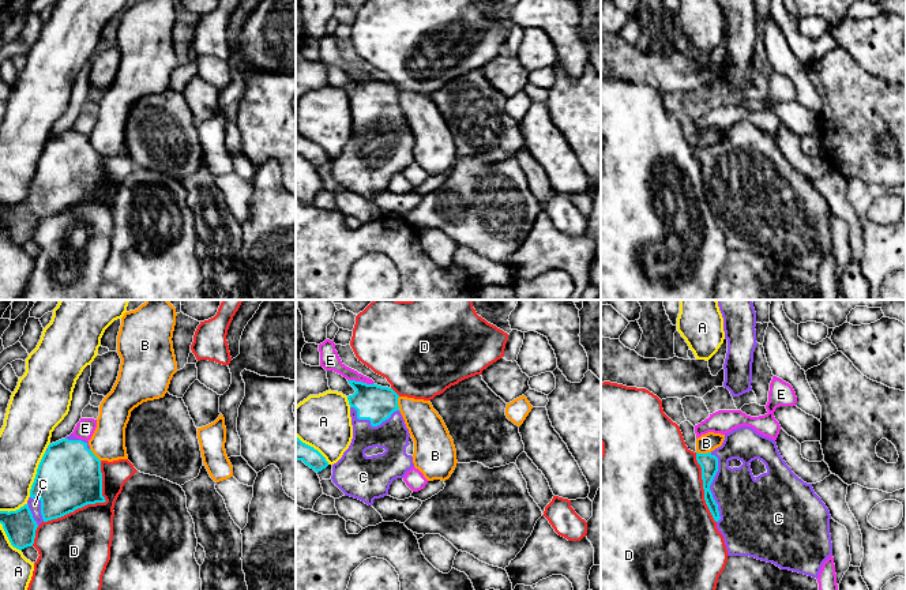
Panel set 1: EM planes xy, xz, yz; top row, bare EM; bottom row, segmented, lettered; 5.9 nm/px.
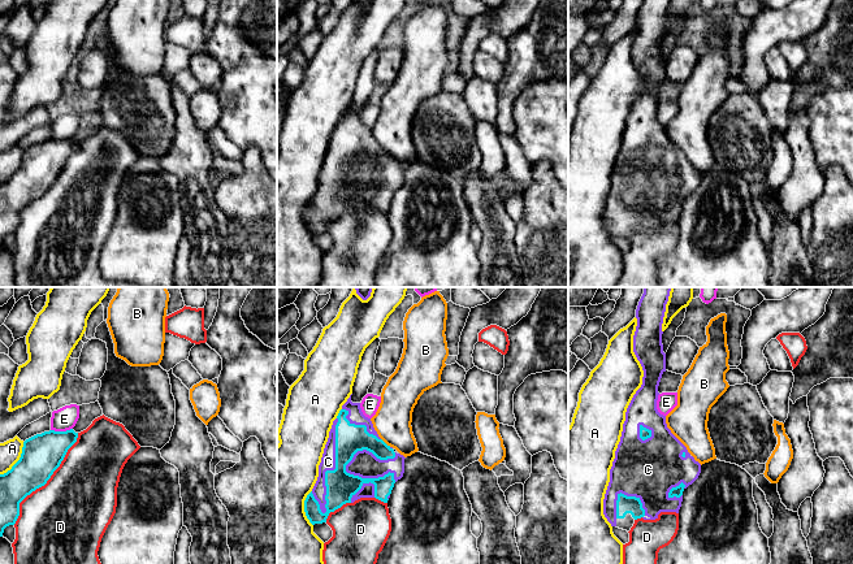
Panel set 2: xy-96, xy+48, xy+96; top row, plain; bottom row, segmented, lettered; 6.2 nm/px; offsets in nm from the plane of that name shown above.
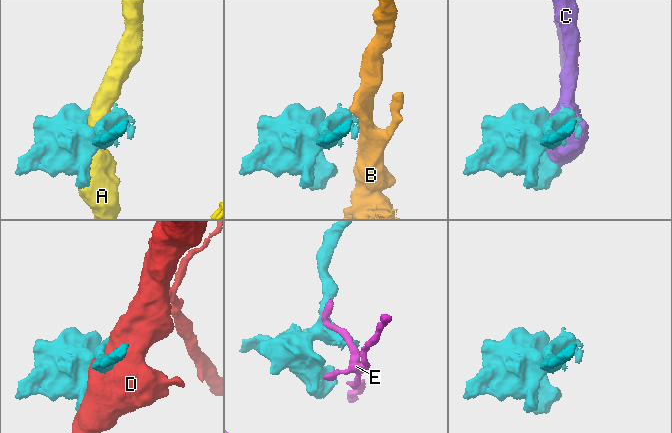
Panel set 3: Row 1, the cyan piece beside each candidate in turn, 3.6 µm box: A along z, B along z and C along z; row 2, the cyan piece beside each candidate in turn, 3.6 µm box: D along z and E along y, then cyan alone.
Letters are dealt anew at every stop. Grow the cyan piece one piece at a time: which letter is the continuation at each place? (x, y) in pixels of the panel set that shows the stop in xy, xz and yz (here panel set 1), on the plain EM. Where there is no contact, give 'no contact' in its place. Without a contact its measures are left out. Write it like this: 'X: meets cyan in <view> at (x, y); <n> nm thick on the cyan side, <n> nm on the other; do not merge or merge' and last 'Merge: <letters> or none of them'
A: meets cyan in xy at (37, 168); 380 nm thick on the cyan side, 300 nm on the other; do not merge
B: meets cyan in yz at (703, 149); 110 nm thick on the cyan side, 110 nm on the other; do not merge
C: meets cyan in yz at (709, 181); 110 nm thick on the cyan side, 320 nm on the other; merge
D: meets cyan in xy at (94, 198); 380 nm thick on the cyan side, 380 nm on the other; do not merge
E: meets cyan in xz at (361, 76); 220 nm thick on the cyan side, 120 nm on the other; do not merge
Merge: C

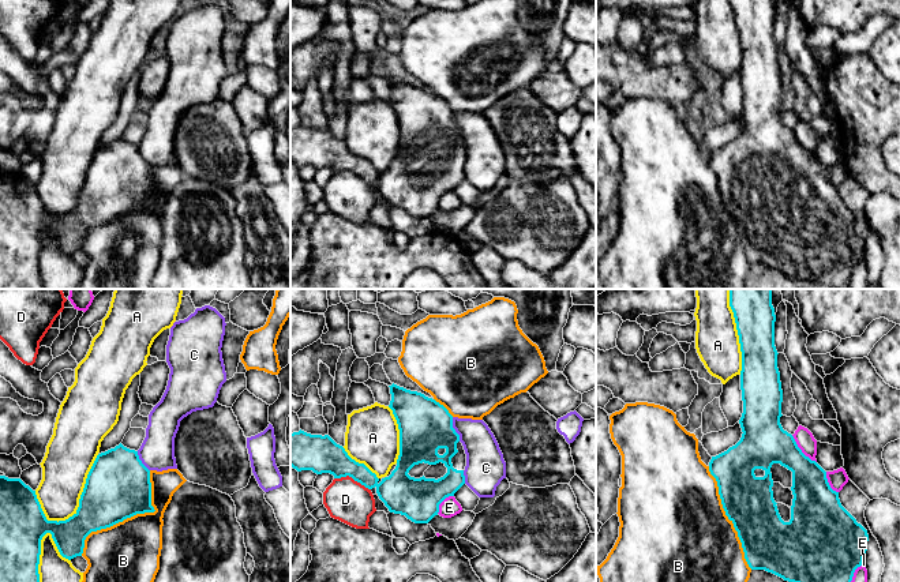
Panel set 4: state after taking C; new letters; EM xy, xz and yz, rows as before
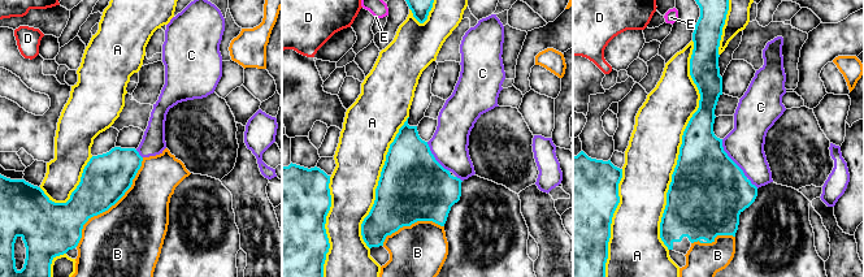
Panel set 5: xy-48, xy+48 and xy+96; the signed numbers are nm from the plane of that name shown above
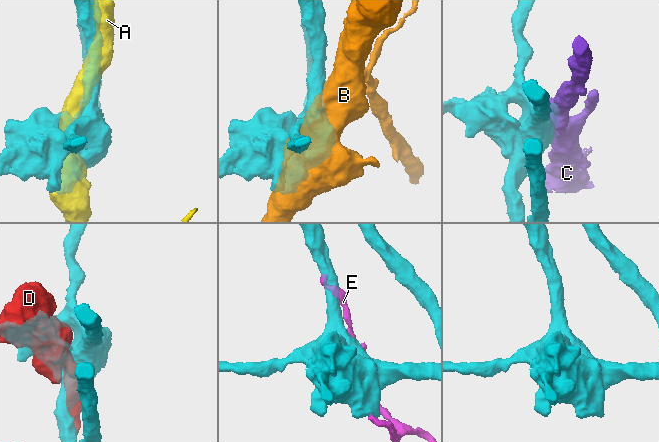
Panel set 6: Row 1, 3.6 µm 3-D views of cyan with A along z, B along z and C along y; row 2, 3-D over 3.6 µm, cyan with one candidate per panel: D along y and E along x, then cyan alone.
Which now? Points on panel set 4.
A: meets cyan in xy at (81, 191); 380 nm thick on the cyan side, 280 nm on the other; do not merge
B: meets cyan in xy at (131, 210); 380 nm thick on the cyan side, 400 nm on the other; do not merge
C: meets cyan in xz at (454, 124); 320 nm thick on the cyan side, 220 nm on the other; do not merge
D: meets cyan in xz at (352, 172); 220 nm thick on the cyan side, 260 nm on the other; do not merge
E: meets cyan in yz at (854, 266); 480 nm thick on the cyan side, 110 nm on the other; do not merge
Merge: none of them

